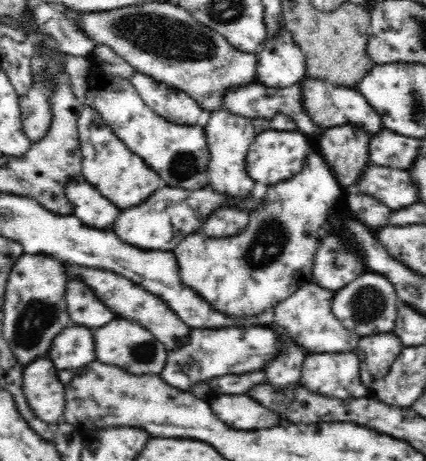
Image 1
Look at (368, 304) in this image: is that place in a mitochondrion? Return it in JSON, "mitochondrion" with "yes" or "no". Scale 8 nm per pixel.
{"mitochondrion":"yes"}

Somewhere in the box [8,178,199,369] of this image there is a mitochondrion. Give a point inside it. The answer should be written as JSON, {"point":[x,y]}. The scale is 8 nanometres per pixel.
{"point":[40,314]}

